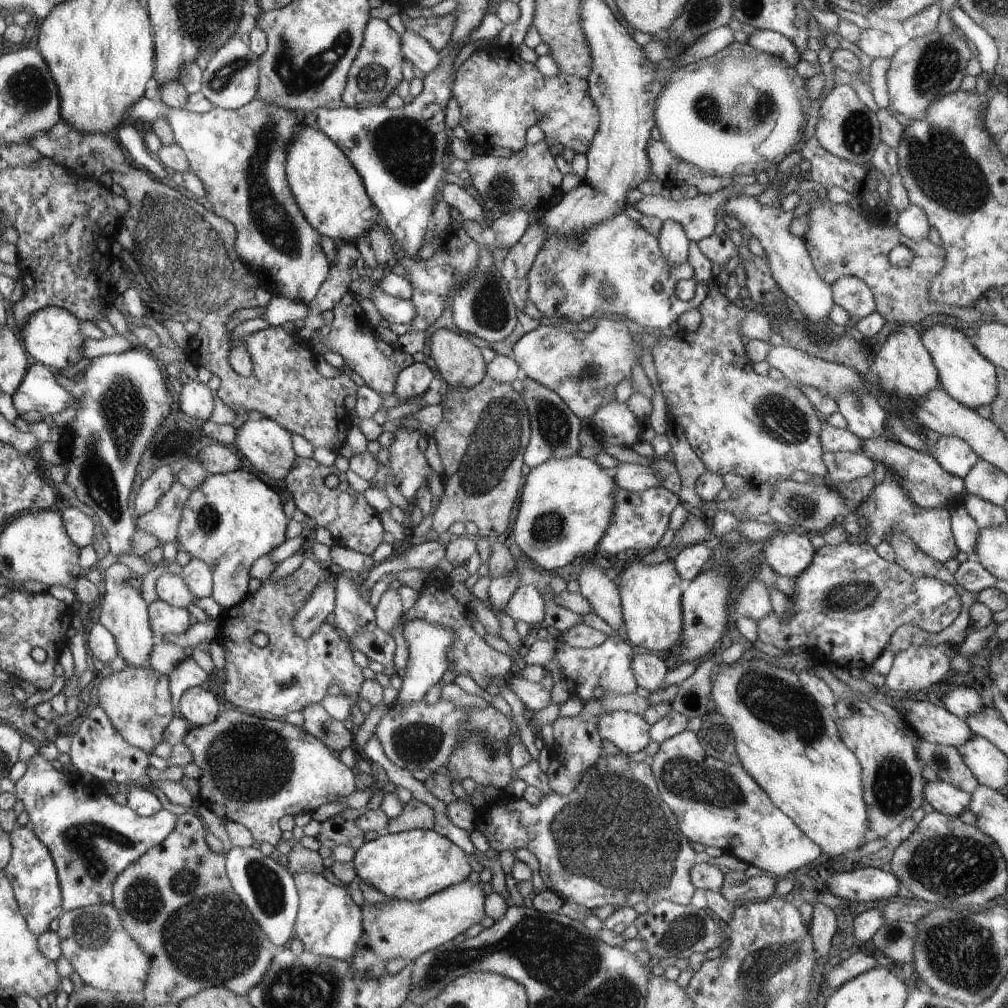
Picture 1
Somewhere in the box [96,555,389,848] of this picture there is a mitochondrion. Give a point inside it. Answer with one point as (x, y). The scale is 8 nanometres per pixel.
(249, 762)

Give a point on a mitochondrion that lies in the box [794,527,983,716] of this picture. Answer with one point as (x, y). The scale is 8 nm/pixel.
(849, 598)

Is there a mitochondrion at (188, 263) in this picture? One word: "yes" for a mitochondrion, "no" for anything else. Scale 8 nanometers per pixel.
yes

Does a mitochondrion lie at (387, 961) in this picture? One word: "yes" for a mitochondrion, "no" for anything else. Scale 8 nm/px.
no

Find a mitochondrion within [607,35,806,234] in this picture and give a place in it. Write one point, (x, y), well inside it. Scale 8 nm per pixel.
(707, 107)

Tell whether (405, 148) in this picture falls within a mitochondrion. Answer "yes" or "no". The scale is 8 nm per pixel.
yes

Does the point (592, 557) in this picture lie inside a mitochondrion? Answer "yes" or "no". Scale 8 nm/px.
no

